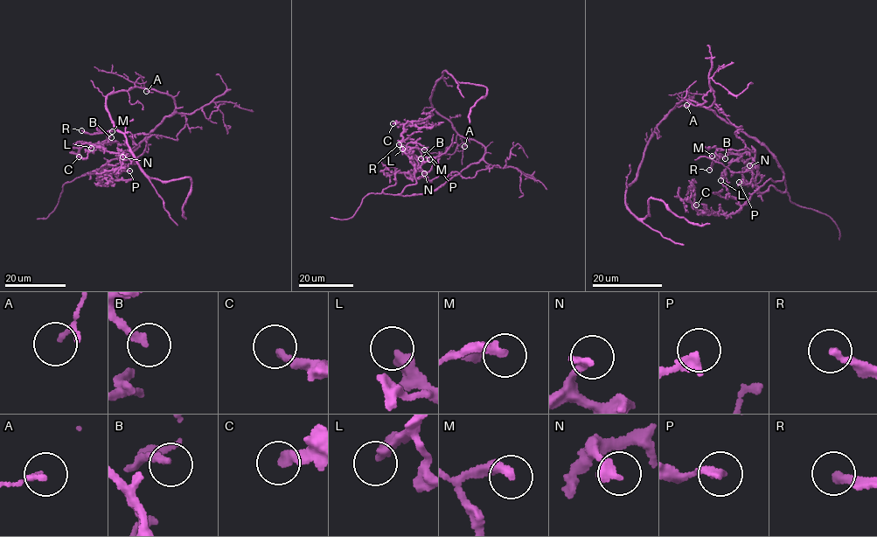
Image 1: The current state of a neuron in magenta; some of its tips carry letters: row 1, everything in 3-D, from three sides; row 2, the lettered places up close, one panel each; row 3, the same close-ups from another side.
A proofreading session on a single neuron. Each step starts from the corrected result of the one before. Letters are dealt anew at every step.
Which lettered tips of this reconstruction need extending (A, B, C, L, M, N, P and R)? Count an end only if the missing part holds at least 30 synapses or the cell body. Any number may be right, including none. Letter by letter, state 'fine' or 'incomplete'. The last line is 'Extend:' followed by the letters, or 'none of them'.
A: fine
B: fine
C: fine
L: fine
M: fine
N: fine
P: fine
R: fine
Extend: none of them

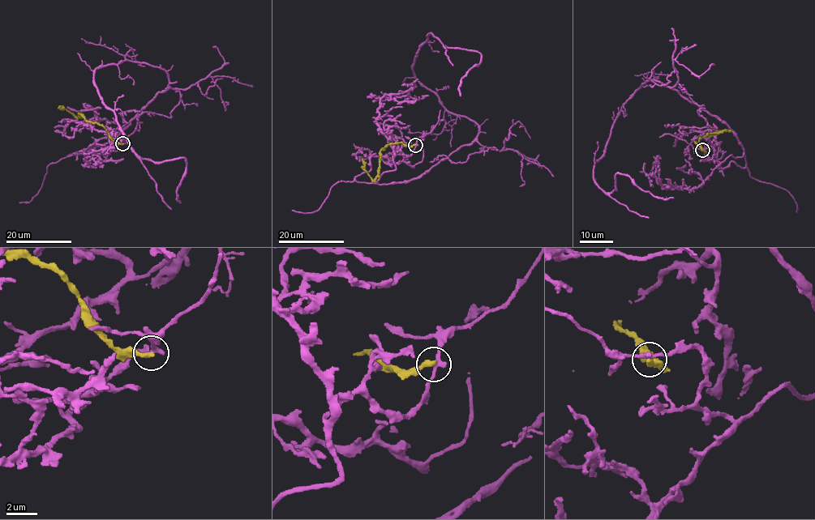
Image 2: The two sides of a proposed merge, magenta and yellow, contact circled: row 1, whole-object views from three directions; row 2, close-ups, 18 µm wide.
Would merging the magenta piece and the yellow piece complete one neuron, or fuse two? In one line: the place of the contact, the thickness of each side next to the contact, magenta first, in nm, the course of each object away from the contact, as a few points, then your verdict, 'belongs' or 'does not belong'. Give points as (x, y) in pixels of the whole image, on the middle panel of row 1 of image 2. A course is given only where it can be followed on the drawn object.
at (415, 145); 240 nm thick on the magenta side, 320 nm on the other; magenta runs (415, 145), (379, 185), (427, 172), (479, 128), (416, 78), (429, 32), (481, 54), (461, 95); yellow runs (415, 145), (408, 147), (400, 142), (388, 144), (381, 151), (379, 172), (374, 181), (361, 157); does not belong

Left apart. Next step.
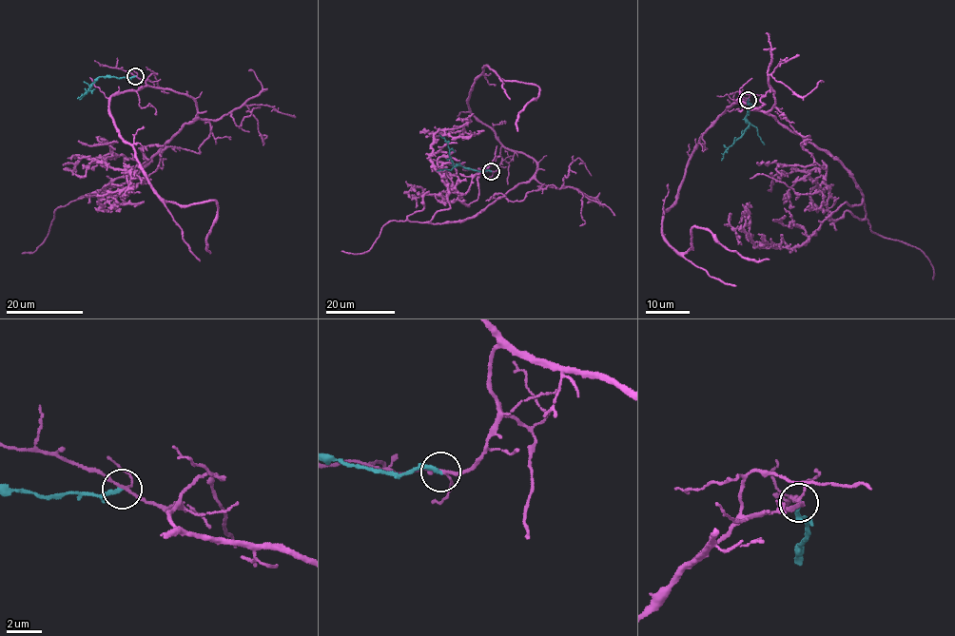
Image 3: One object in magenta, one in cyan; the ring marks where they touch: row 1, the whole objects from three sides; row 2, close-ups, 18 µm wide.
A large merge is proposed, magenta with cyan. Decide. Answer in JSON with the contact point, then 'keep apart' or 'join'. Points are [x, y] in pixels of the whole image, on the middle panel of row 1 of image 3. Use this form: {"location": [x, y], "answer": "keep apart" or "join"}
{"location": [491, 171], "answer": "keep apart"}

